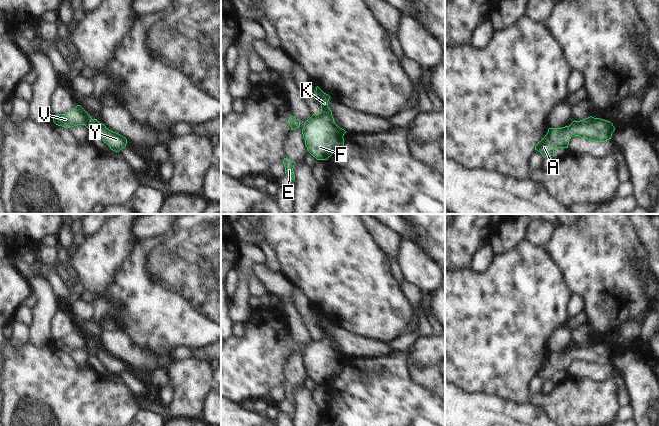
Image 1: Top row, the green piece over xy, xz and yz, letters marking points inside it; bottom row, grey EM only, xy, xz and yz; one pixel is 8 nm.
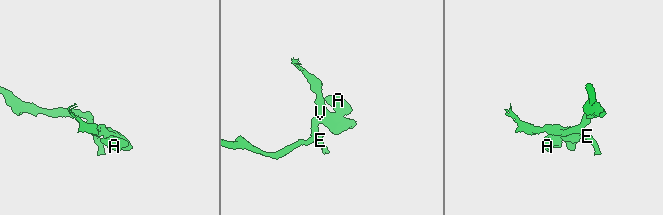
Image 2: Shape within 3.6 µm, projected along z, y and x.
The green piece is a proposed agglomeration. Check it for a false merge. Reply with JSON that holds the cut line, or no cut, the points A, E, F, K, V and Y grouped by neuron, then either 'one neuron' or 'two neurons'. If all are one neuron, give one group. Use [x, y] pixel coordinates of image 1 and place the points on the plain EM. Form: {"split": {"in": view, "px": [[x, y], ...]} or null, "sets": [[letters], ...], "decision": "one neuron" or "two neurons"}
{"split": null, "sets": [["A", "E", "F", "K", "V", "Y"]], "decision": "one neuron"}

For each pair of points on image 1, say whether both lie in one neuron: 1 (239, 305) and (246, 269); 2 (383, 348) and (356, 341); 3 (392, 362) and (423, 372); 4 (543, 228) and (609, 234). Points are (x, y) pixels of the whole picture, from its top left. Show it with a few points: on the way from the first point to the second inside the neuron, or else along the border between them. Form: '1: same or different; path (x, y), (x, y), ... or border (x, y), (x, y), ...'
1: same; path (242, 296), (245, 278)
2: same; path (376, 348), (363, 347)
3: different; border (409, 365), (412, 376), (425, 386)
4: different; border (555, 224), (551, 236), (541, 246)

